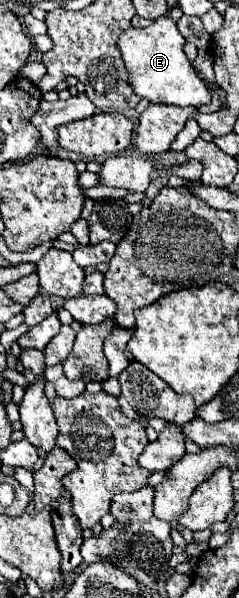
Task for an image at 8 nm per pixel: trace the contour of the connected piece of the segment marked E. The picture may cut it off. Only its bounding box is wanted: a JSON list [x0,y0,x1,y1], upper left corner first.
[117,16,211,106]

